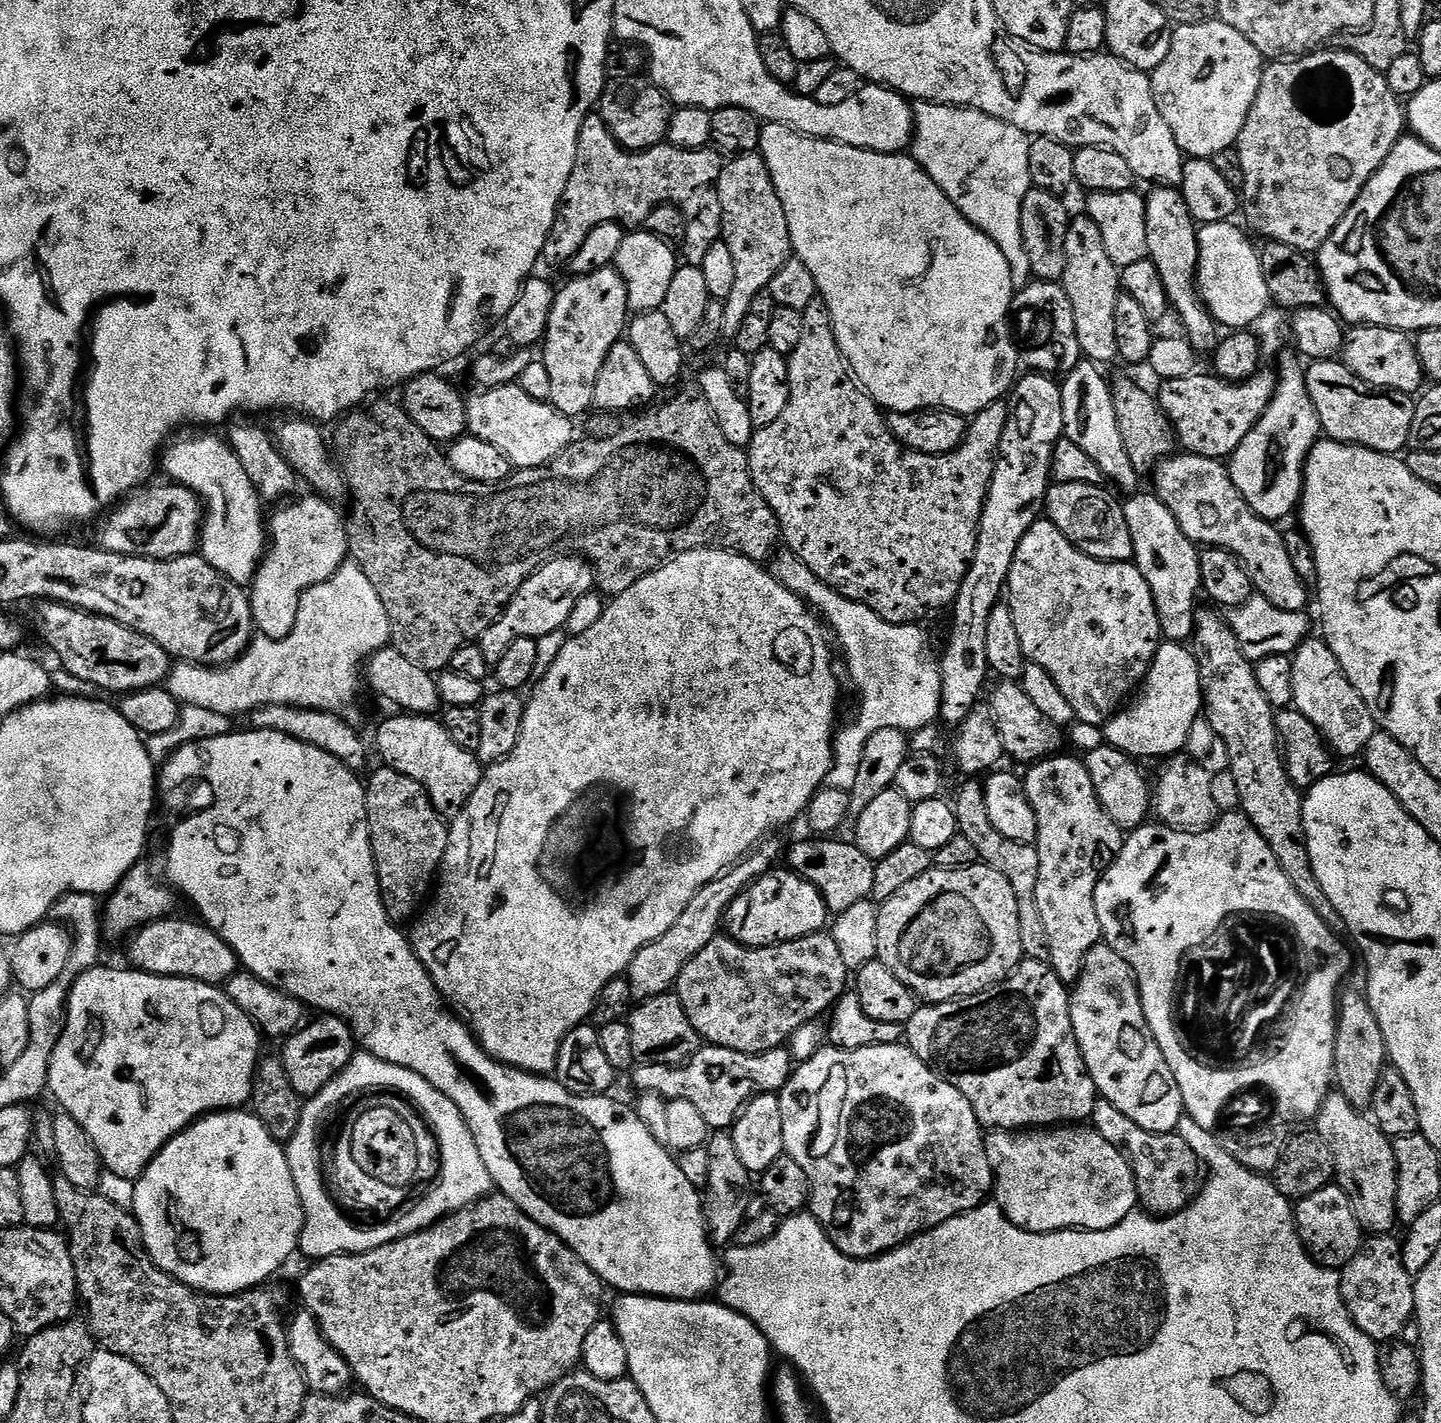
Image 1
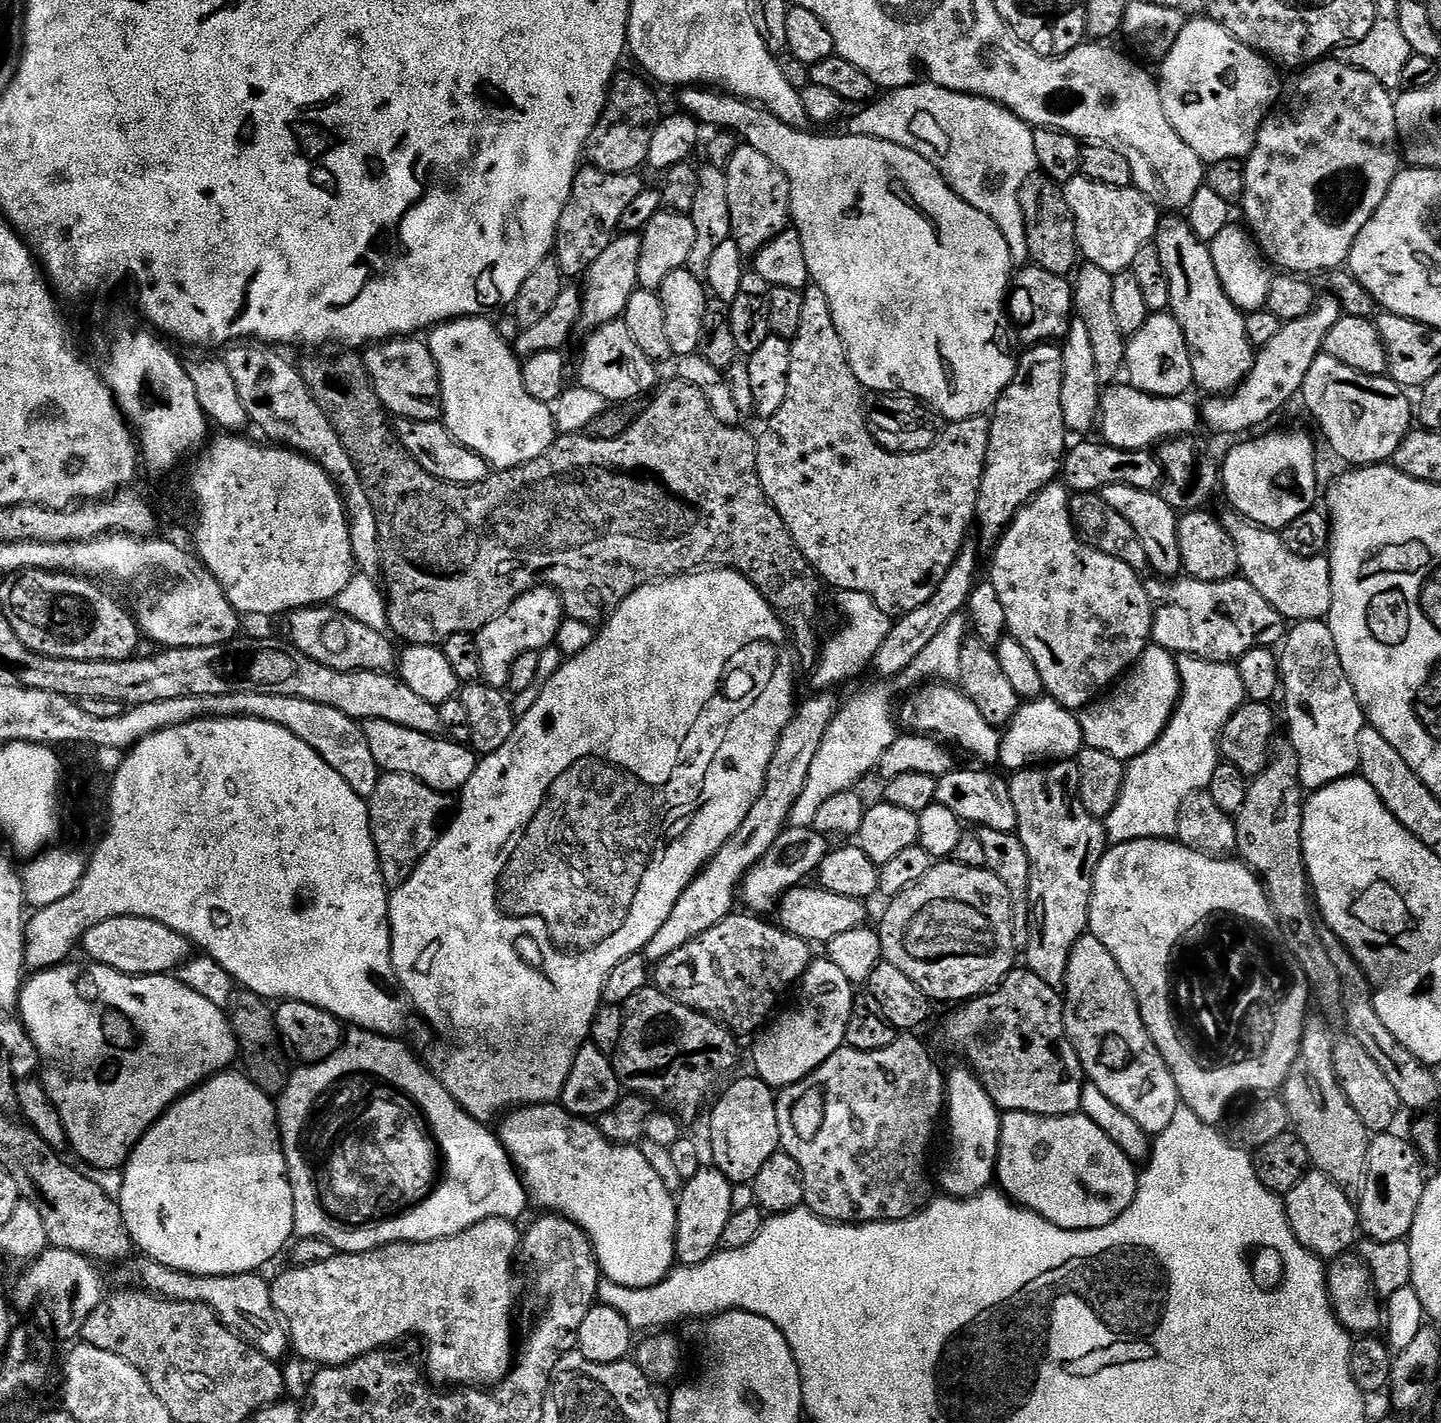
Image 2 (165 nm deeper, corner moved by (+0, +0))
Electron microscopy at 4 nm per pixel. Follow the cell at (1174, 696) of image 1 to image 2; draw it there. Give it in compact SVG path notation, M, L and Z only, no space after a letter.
M1150 644L1135 666L1121 677L1115 687L1079 713L1078 719L1085 745L1125 762L1131 762L1134 757L1141 756L1148 750L1163 734L1180 698L1180 671L1177 670L1176 661L1175 655L1164 647Z

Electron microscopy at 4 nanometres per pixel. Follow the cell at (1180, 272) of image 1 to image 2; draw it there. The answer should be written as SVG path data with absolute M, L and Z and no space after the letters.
M1165 219L1156 229L1154 243L1158 250L1158 258L1162 258L1162 270L1166 270L1170 286L1170 314L1178 322L1186 338L1195 387L1200 387L1208 396L1231 394L1250 374L1254 359L1252 343L1246 338L1245 313L1236 308L1234 302L1225 294L1209 245L1193 234L1187 219Z

